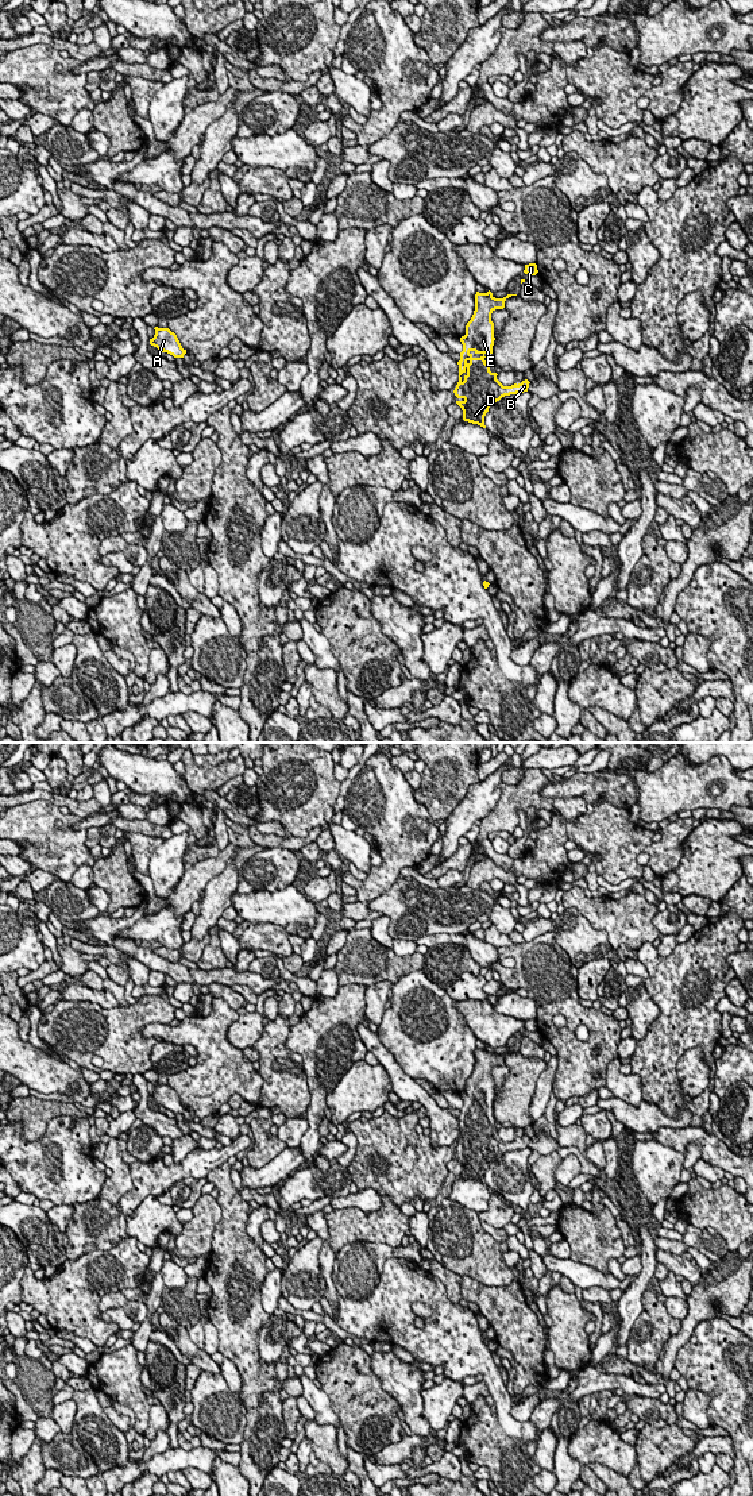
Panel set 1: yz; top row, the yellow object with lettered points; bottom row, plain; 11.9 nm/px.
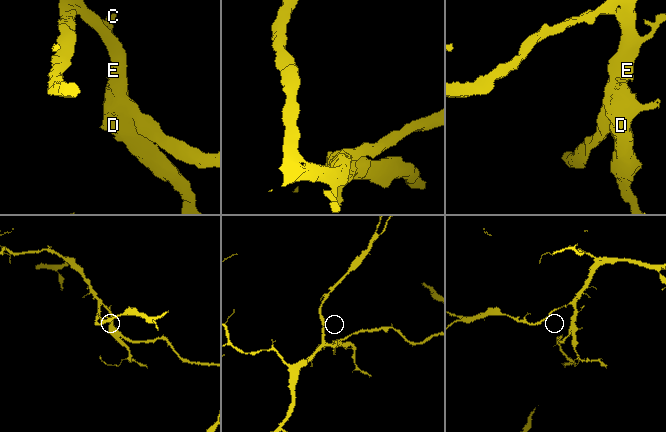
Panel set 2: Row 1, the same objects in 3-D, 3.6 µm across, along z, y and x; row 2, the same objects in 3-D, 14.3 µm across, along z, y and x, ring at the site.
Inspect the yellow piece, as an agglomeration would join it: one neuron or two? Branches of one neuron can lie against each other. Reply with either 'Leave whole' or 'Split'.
Leave whole

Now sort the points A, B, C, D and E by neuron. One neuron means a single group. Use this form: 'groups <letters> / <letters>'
groups A B C D E

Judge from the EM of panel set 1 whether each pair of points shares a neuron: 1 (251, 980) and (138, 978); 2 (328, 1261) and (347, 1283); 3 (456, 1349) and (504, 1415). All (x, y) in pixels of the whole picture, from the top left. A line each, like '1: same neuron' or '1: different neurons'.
1: different neurons
2: different neurons
3: same neuron

